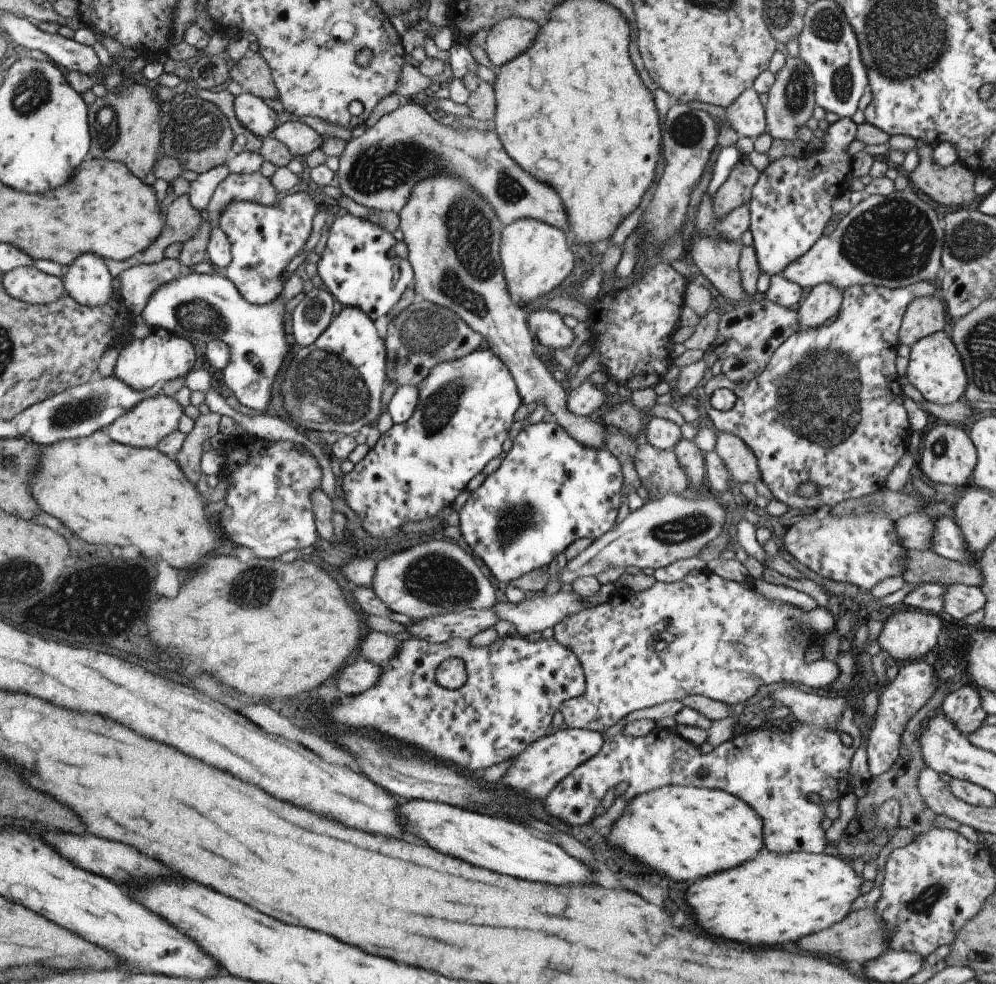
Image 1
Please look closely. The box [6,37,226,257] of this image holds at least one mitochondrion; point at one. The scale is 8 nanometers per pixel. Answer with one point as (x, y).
(32, 92)

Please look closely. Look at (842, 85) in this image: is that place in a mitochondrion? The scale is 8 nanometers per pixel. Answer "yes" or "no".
yes

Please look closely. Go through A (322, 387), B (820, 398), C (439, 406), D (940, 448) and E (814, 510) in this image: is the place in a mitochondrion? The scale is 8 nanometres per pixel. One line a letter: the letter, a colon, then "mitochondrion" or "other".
A: mitochondrion
B: mitochondrion
C: mitochondrion
D: mitochondrion
E: other

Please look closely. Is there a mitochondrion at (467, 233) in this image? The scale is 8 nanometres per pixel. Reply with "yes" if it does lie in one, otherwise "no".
yes

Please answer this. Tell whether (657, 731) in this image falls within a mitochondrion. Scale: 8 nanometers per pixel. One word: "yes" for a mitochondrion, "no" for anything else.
no

